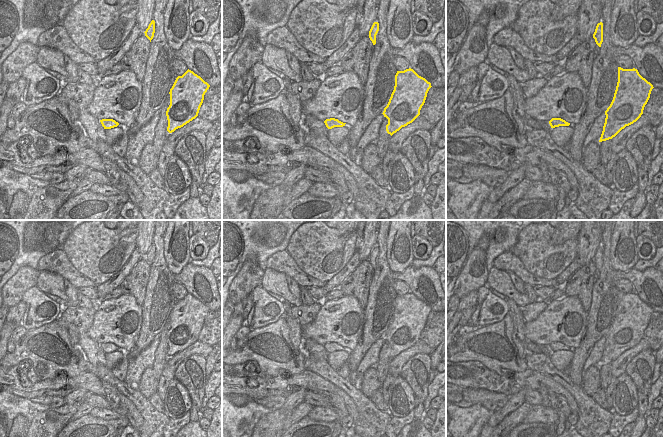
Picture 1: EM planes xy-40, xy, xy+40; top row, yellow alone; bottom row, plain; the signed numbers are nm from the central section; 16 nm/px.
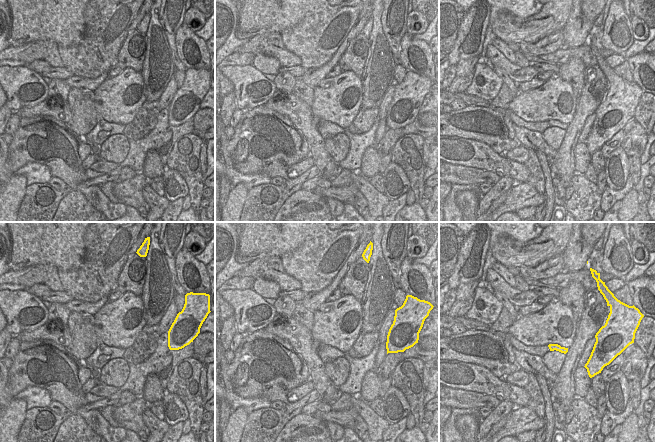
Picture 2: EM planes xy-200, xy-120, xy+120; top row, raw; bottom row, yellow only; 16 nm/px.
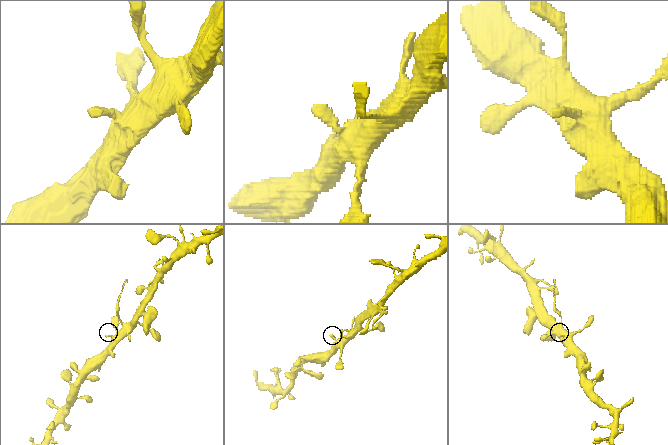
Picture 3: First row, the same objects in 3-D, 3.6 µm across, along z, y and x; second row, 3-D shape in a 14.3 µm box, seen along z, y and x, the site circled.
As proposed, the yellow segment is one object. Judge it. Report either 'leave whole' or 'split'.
split

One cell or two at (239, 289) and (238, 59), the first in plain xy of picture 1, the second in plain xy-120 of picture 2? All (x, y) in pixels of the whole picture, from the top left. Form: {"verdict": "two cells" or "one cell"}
{"verdict": "one cell"}

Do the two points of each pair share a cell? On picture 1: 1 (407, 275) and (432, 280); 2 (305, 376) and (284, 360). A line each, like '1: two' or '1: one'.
1: one
2: two

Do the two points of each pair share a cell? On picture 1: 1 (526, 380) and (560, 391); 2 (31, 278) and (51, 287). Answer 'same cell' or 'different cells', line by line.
1: same cell
2: different cells

